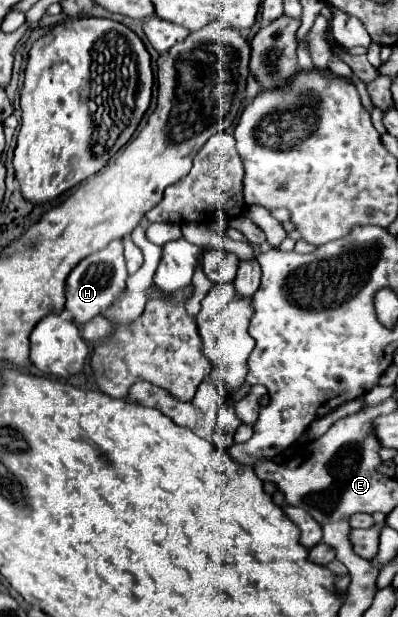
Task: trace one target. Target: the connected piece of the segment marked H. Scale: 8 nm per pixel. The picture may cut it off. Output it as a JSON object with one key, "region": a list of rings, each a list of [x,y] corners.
{"region":[[[119,238],[119,240],[109,242],[109,246],[103,248],[101,252],[95,252],[83,258],[83,262],[79,262],[71,270],[65,282],[65,298],[67,298],[65,310],[73,316],[75,322],[85,324],[87,320],[105,312],[111,306],[111,302],[125,288],[125,282],[127,282],[127,268],[125,268],[125,258],[123,258],[123,240]]]}

